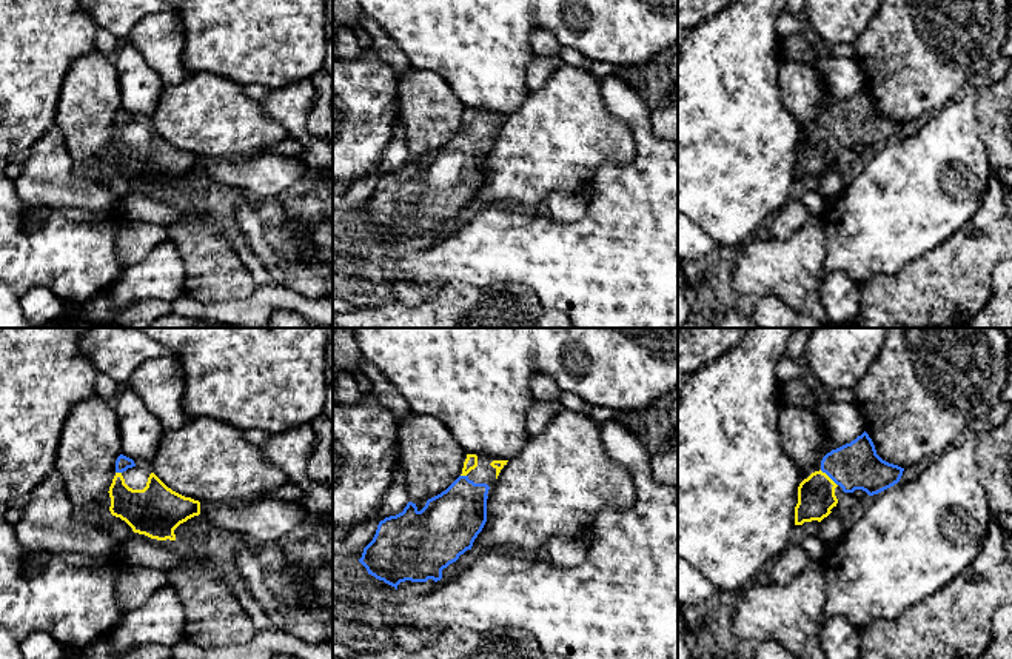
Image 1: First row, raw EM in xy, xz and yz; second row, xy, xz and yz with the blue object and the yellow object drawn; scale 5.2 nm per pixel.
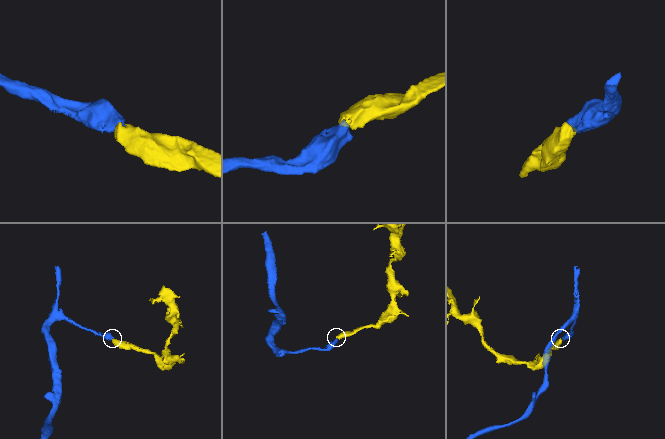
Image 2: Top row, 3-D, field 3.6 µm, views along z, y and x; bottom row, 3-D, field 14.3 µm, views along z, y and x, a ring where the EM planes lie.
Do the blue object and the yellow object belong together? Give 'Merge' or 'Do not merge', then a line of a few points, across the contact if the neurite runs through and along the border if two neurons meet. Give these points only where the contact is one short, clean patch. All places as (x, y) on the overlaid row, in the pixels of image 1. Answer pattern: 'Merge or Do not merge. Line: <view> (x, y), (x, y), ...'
Merge. Line: yz (855, 465), (838, 467), (829, 476), (820, 485), (817, 496)

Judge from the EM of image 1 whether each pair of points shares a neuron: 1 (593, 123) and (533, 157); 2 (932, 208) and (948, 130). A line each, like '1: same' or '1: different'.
1: same
2: same

